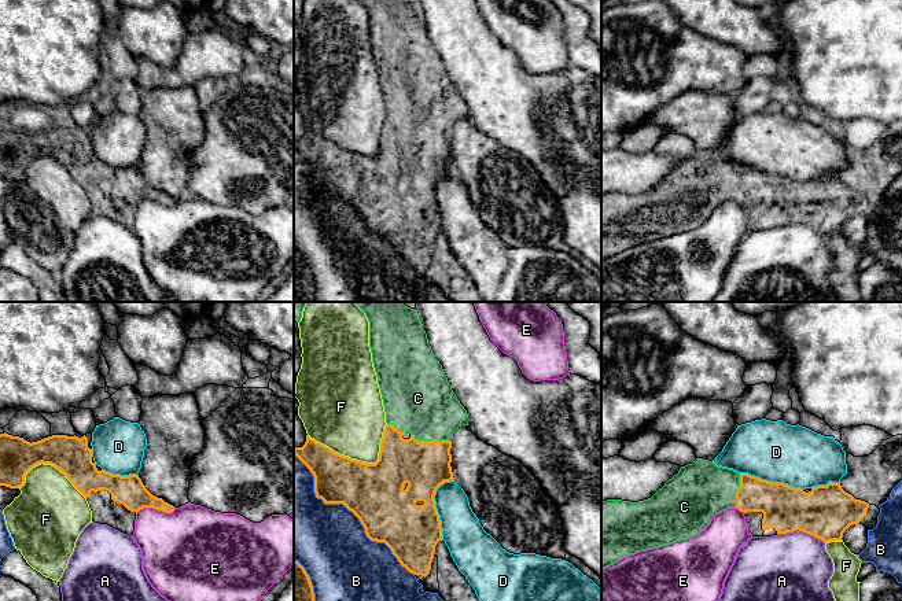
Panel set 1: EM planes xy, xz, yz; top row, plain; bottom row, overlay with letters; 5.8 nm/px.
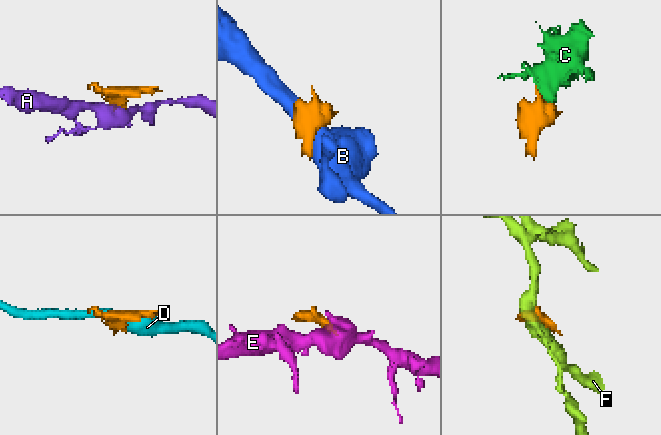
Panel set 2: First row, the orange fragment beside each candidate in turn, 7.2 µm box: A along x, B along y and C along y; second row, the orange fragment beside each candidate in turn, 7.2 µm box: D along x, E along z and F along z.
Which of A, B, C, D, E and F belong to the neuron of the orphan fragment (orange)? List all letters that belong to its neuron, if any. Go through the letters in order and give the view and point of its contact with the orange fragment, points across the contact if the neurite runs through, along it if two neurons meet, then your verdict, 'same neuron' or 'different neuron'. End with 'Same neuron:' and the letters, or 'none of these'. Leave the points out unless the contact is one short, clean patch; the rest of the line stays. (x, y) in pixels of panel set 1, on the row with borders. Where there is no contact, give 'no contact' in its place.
A: meets orange in yz at (801, 530); different neuron
B: meets orange in xz at (350, 509); different neuron
C: meets orange in xz at (430, 441); same neuron
D: meets orange in xz at (434, 507); different neuron
E: meets orange in xy at (155, 508); different neuron
F: meets orange in xz at (360, 461); different neuron
Same neuron: C

